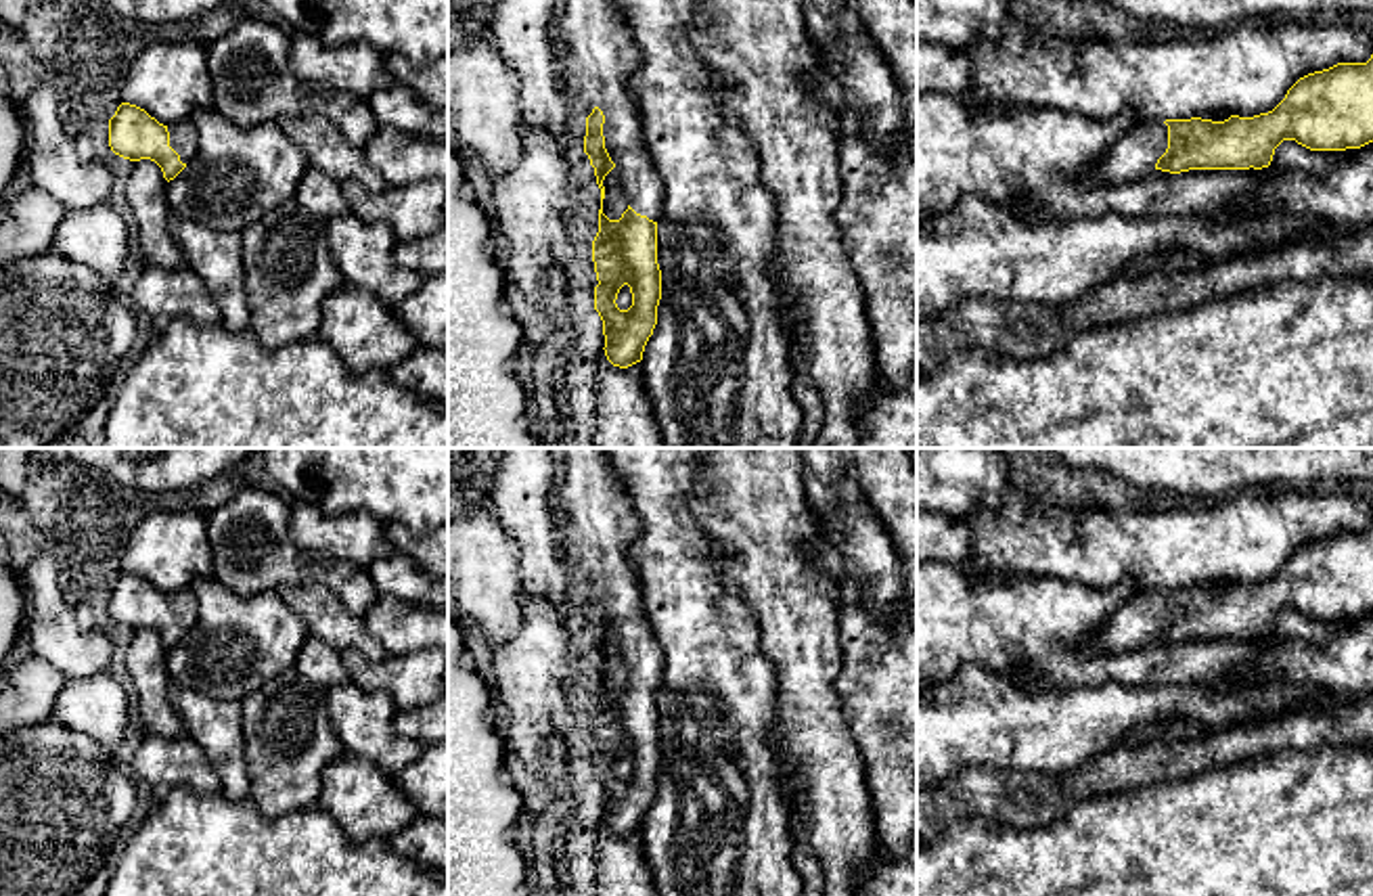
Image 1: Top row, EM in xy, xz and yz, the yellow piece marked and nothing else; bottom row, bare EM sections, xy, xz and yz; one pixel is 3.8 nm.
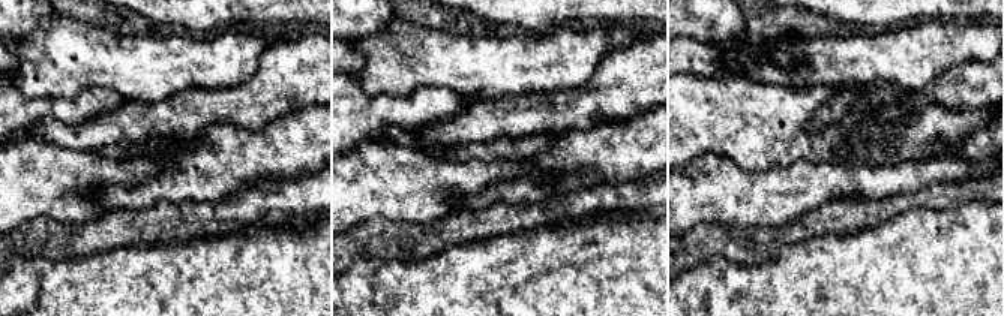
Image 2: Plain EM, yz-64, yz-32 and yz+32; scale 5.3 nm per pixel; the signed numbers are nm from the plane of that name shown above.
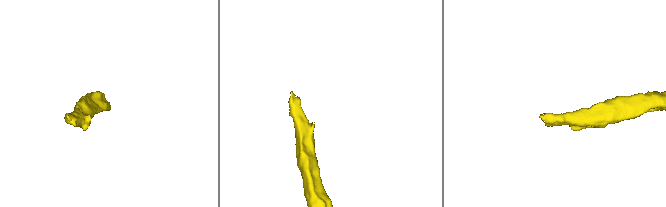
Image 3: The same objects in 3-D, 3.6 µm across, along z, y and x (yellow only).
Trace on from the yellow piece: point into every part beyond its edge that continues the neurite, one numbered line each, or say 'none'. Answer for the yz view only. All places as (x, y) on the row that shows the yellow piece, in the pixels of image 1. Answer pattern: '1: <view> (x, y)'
1: yz (1137, 151)

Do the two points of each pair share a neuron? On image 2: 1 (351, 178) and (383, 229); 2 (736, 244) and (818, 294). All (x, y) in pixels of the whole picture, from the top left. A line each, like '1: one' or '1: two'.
1: two
2: two

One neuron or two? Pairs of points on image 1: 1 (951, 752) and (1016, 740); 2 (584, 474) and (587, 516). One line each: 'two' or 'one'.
1: one
2: one

